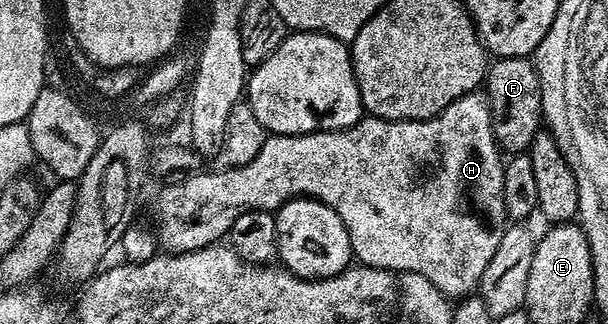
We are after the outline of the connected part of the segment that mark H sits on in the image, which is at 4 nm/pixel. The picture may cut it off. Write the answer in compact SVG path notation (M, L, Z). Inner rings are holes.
M481 93L465 94L460 100L456 100L448 108L444 108L434 118L424 118L417 122L391 122L388 118L363 117L355 126L349 126L346 130L317 130L315 134L275 134L267 137L264 148L248 164L233 168L221 168L211 174L194 172L184 180L182 184L162 186L159 189L158 199L154 202L154 222L158 225L156 239L163 251L171 254L183 254L188 250L199 250L204 246L213 246L219 240L225 239L230 233L236 216L253 210L269 210L277 212L285 202L291 202L294 198L314 198L323 202L328 208L340 216L344 228L348 228L350 248L353 257L361 265L371 266L377 270L391 272L405 272L419 274L424 280L432 280L441 294L451 300L461 300L473 295L479 289L484 268L488 268L488 260L492 260L501 237L508 227L506 209L504 208L504 165L503 155L498 149L498 141L494 139L492 132L492 120L490 119L490 106Z

